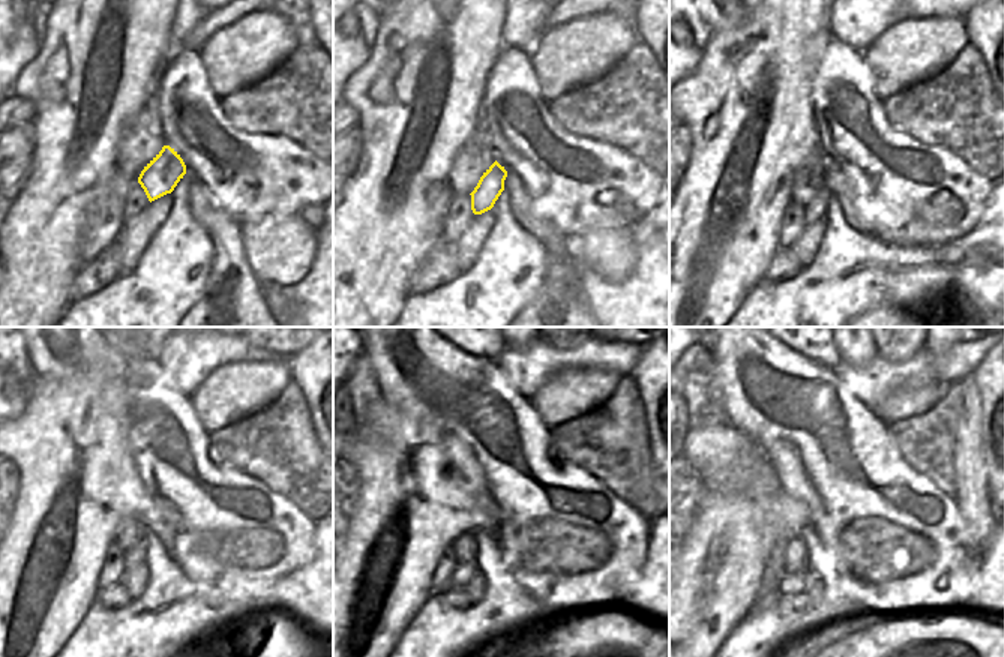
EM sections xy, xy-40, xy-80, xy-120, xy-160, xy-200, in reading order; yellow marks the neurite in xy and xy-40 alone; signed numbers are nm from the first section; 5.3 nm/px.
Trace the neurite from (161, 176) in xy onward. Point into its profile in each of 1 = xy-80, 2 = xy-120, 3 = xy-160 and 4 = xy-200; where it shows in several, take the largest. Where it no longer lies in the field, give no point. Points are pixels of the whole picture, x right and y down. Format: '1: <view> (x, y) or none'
1: xy-80 (814, 210)
2: xy-120 (135, 555)
3: xy-160 (459, 578)
4: xy-200 (791, 584)

